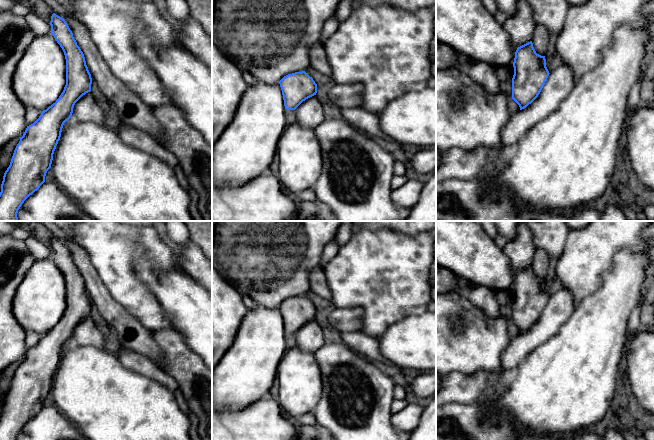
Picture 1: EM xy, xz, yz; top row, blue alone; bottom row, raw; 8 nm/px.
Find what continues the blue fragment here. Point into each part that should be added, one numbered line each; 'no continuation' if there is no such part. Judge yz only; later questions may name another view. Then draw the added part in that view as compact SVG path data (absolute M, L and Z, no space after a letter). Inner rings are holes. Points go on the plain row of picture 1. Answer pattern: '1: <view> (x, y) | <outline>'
no continuation

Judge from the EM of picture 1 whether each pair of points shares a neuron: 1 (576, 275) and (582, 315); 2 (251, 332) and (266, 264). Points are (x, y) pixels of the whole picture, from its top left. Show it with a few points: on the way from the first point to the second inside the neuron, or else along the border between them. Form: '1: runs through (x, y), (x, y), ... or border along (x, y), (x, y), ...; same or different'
1: border along (599, 289), (586, 296), (575, 307); different
2: border along (256, 302), (267, 307), (278, 307); different

